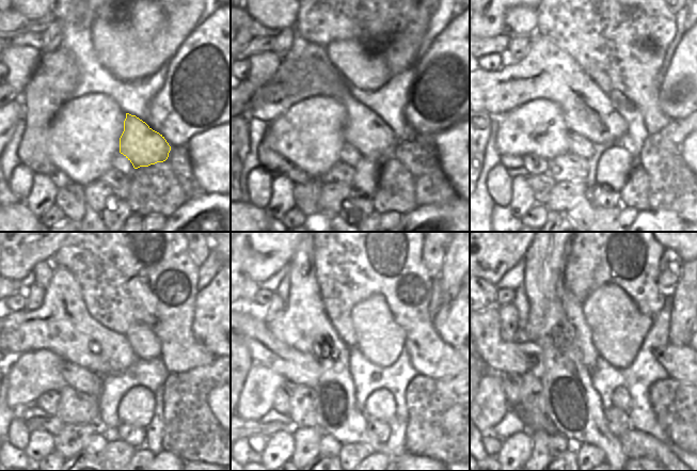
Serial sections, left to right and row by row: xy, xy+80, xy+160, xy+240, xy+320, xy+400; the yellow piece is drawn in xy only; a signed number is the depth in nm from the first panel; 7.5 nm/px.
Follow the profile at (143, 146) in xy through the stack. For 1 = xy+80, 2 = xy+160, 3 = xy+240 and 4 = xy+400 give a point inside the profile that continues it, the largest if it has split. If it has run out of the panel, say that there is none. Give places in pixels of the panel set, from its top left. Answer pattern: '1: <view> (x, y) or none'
1: xy+80 (364, 129)
2: xy+160 (545, 72)
3: xy+240 (62, 324)
4: xy+400 (536, 255)

